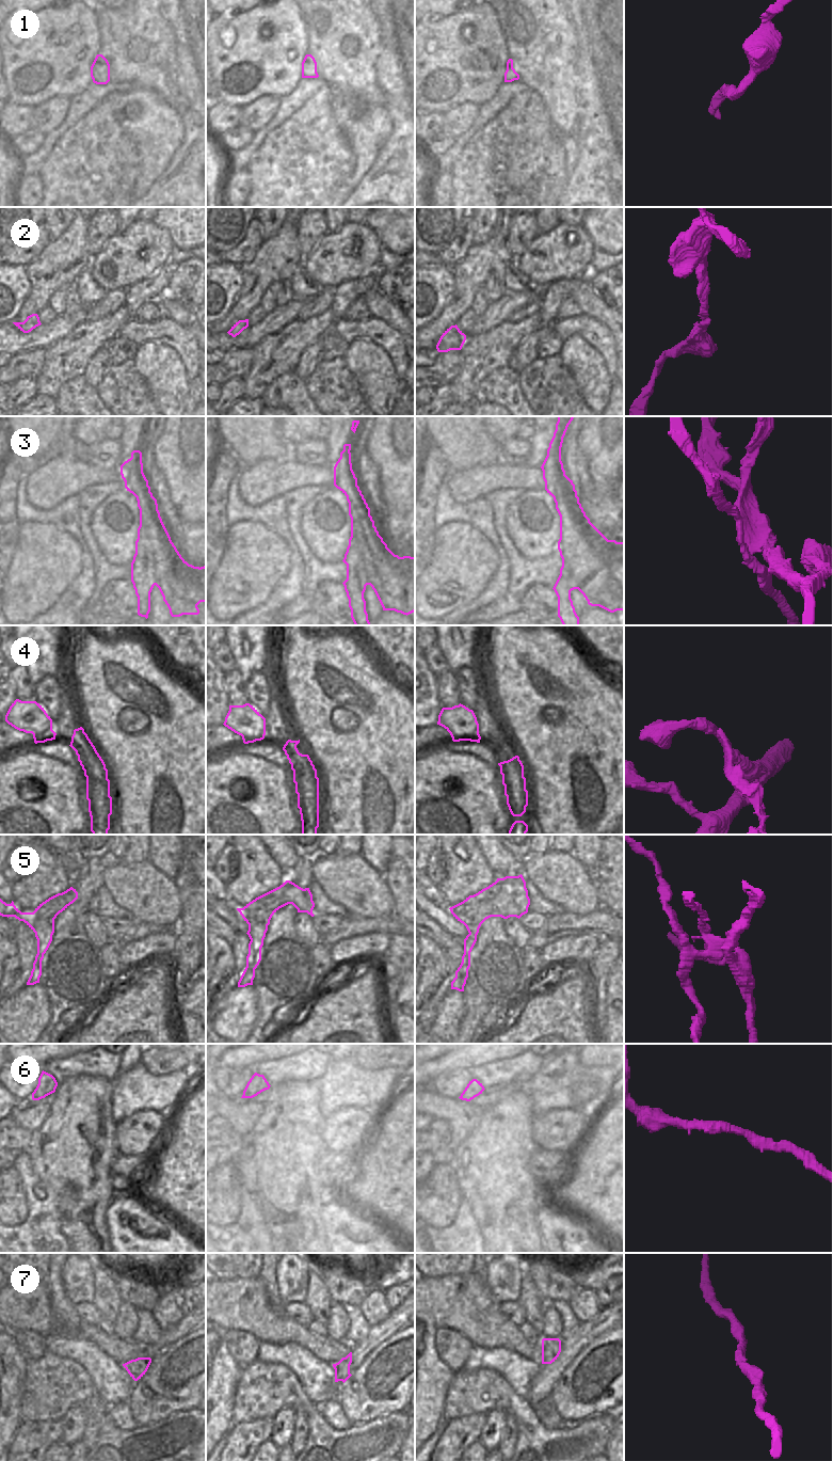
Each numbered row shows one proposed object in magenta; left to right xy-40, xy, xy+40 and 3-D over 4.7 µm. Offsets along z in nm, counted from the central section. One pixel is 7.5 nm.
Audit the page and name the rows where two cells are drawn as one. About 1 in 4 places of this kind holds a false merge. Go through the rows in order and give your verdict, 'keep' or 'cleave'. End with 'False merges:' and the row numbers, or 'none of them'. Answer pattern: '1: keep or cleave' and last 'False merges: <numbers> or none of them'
1: keep
2: keep
3: cleave
4: cleave
5: cleave
6: keep
7: keep
False merges: 3, 4, 5

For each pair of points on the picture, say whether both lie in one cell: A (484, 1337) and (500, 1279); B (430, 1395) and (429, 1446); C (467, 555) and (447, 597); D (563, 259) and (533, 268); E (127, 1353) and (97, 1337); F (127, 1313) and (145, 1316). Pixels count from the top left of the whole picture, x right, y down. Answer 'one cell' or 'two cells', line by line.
A: two cells
B: two cells
C: one cell
D: one cell
E: one cell
F: two cells

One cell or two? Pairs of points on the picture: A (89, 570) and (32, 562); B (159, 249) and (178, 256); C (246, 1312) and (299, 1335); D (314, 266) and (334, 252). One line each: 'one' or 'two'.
A: two
B: two
C: one
D: one

